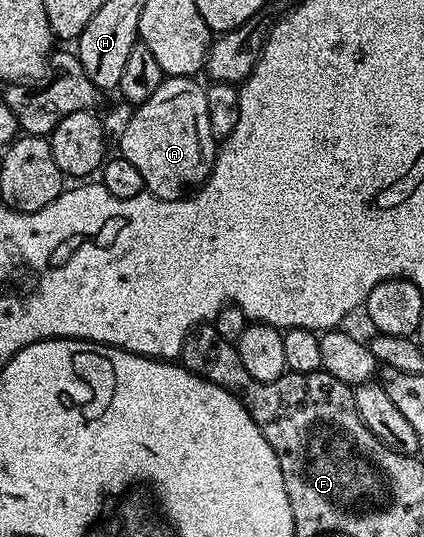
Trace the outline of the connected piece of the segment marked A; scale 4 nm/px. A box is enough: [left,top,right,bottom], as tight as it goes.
[118,76,218,198]

